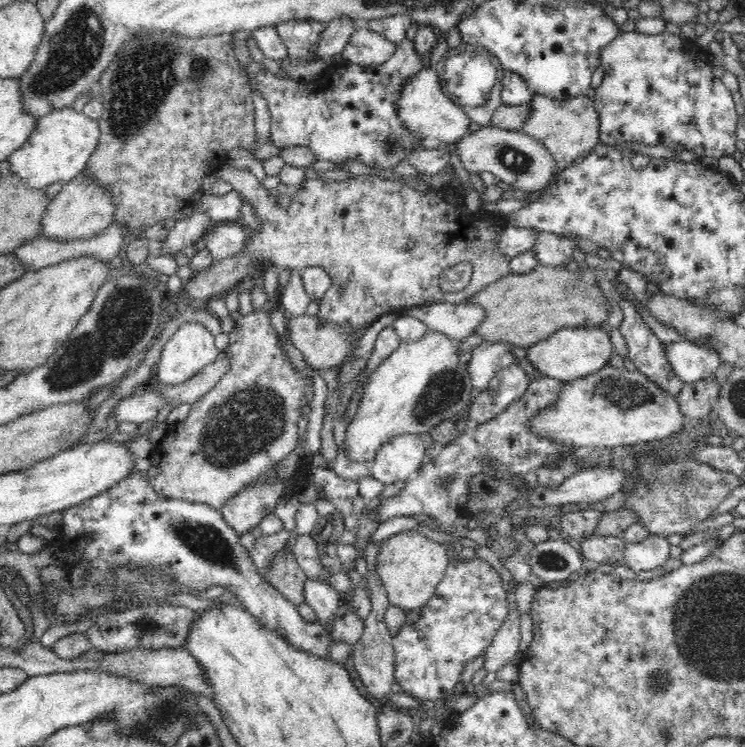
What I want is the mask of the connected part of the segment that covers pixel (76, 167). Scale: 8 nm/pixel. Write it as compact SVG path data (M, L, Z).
M80 107L60 109L37 119L28 140L8 158L10 173L30 188L44 189L49 184L69 183L80 175L100 136L98 121L85 115Z

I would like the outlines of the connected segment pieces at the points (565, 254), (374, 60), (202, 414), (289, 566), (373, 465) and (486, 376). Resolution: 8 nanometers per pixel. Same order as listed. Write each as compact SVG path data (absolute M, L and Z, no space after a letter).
M541 231L537 236L533 253L538 259L538 264L548 267L571 267L571 256L576 248L576 243L571 237Z
M363 27L354 31L344 46L343 61L361 66L380 66L392 58L397 45L383 34Z
M252 311L235 321L226 345L221 353L228 359L228 370L224 376L200 398L191 404L183 422L168 425L164 440L158 443L160 460L148 471L147 478L154 491L166 498L179 498L188 502L201 502L221 508L244 488L254 486L264 479L298 444L298 419L300 403L306 392L306 380L278 349L278 332L264 312Z
M286 545L273 555L263 576L278 592L281 592L297 607L304 602L304 580L306 574L296 563L292 551Z
M420 435L396 436L378 450L376 458L370 463L371 477L384 485L406 482L411 474L421 470L425 456Z
M486 341L470 350L470 360L466 364L466 369L476 392L486 390L496 372L514 362L514 355L508 350L508 345Z

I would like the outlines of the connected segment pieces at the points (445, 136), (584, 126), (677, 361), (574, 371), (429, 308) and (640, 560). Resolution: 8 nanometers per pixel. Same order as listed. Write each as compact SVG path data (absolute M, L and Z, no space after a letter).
M434 69L420 70L419 74L404 82L400 96L396 98L396 117L398 121L419 139L438 138L442 143L454 143L468 132L470 117L455 104L442 88L440 76Z
M532 95L530 106L528 106L528 118L524 118L520 131L540 141L558 165L570 163L598 142L598 111L594 108L592 99L586 95L567 99Z
M686 340L668 344L665 353L674 372L685 384L712 377L722 362L717 351L704 349Z
M564 327L556 330L548 338L526 346L527 361L539 372L540 376L570 381L586 374L592 374L608 365L608 358L612 354L610 336L599 327Z
M464 302L416 305L401 311L401 314L417 318L428 330L455 341L474 334L474 330L486 318L486 313L478 305Z
M650 533L640 543L628 543L624 550L623 564L638 572L653 570L664 565L670 557L668 536Z

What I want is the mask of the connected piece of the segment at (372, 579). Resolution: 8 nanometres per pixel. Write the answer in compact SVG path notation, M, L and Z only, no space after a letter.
M367 546L362 550L367 561L367 581L371 591L371 610L364 621L364 632L362 636L351 646L351 654L354 668L358 672L360 680L364 683L366 691L374 698L384 698L391 696L392 685L395 683L395 654L392 646L392 636L390 629L384 623L384 612L391 602L388 600L387 592L378 573L374 572L374 560L377 559L379 546Z

